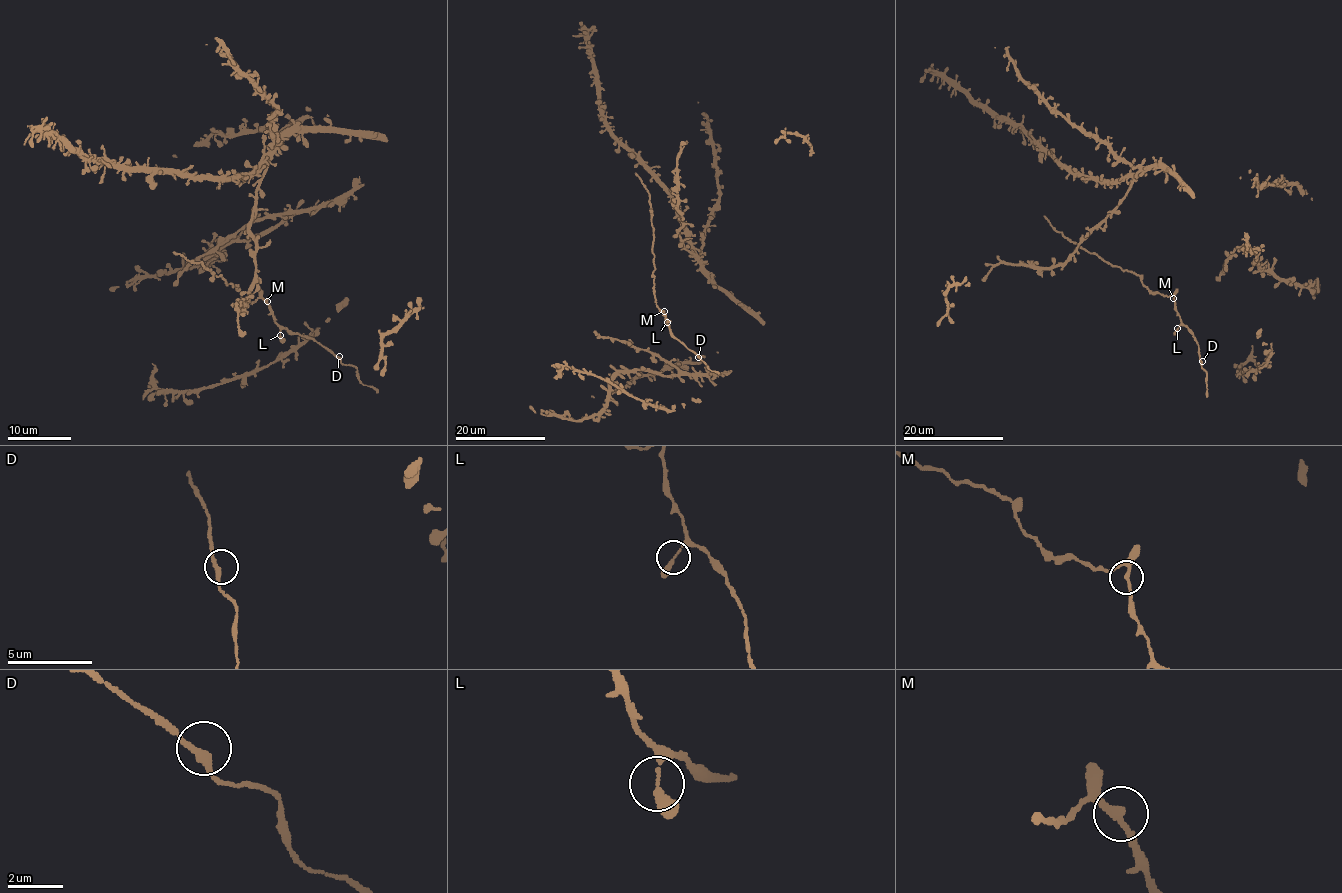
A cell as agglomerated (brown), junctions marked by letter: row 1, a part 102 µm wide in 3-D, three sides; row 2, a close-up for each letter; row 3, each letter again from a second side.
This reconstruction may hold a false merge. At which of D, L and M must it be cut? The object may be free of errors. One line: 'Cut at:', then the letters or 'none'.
Cut at: none

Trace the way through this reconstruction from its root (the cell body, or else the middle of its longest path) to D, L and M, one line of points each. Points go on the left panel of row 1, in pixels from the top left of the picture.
D: (213, 274), (238, 286), (244, 302), (262, 298), (283, 328), (309, 337), (339, 356)
L: (213, 274), (220, 275), (232, 286), (238, 286), (236, 288), (244, 302), (262, 298), (268, 304), (280, 335)
M: (213, 274), (220, 275), (232, 286), (238, 286), (236, 288), (244, 302), (252, 303), (261, 297), (266, 300)

